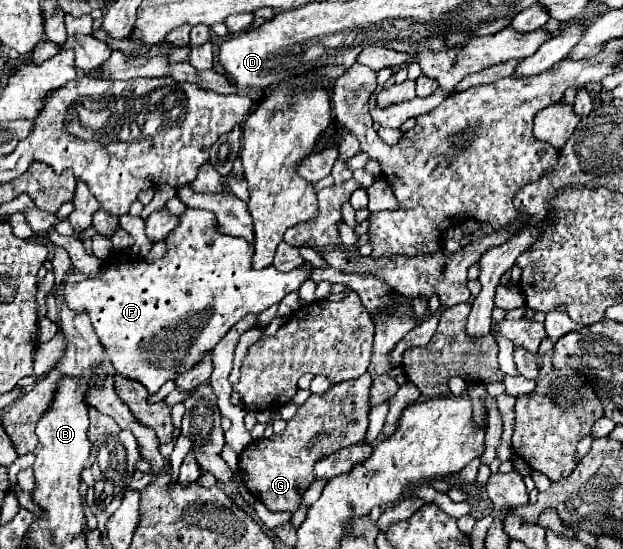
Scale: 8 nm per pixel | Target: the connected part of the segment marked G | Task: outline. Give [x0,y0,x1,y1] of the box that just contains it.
[239,374,371,512]

